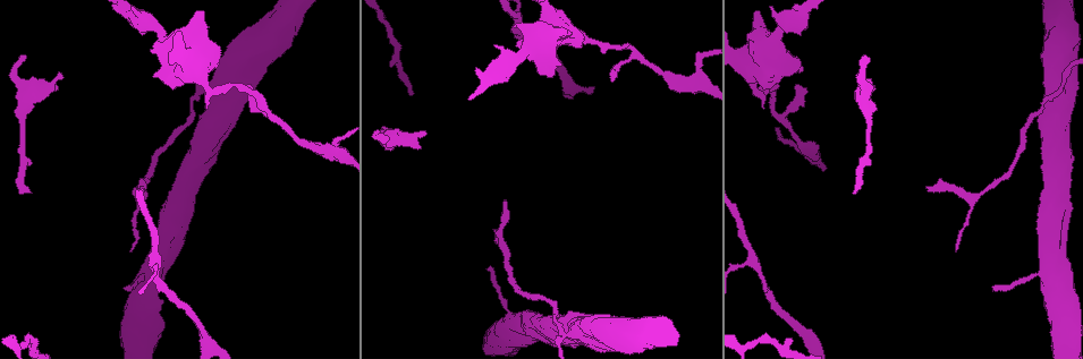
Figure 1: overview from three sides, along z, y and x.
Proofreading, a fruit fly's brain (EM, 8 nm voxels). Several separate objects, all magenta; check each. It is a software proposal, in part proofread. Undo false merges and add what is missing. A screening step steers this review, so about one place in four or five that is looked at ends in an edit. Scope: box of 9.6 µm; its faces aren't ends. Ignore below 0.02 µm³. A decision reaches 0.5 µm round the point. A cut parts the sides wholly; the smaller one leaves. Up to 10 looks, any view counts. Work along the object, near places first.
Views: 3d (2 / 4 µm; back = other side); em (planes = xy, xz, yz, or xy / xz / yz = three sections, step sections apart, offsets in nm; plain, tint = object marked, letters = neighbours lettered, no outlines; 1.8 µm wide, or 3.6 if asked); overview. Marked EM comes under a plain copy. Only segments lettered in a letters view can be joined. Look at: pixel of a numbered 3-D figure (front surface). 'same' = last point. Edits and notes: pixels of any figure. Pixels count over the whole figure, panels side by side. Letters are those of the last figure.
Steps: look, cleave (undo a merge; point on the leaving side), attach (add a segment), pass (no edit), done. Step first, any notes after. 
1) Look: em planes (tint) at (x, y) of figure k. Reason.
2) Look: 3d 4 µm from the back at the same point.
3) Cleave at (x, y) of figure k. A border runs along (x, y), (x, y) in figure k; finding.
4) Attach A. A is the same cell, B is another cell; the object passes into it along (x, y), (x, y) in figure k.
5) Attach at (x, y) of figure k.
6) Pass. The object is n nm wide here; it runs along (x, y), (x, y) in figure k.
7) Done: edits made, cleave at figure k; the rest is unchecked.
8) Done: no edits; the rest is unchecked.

Look: em xz step 8 (letters) at (611, 69) of figure 1. Free end.

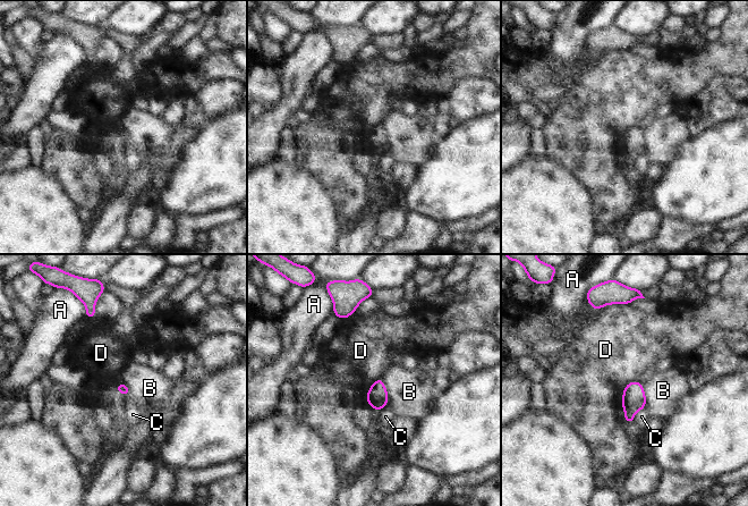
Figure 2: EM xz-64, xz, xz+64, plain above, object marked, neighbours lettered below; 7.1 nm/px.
Pass. A, B, C and D are other cells; no lettered segment goes on from it.

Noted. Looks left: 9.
Look: 3d 2 µm at (391, 128) of figure 1. Free end.

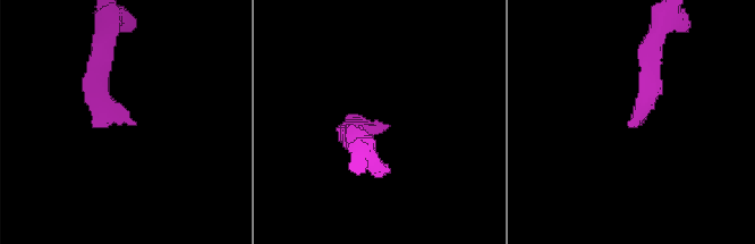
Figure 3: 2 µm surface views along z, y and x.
Look: em planes (letters) at (133, 121) of figure 3.

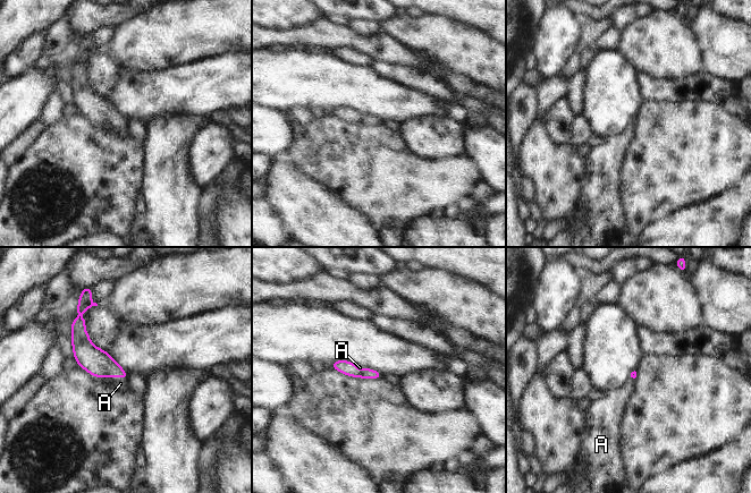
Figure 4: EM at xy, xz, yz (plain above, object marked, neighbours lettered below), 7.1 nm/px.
Attach A. A is the same cell; the object passes into it along (96, 362), (114, 376), (120, 383) in figure 4; the cell continues.

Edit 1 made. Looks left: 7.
Look: overview. See it whole again.

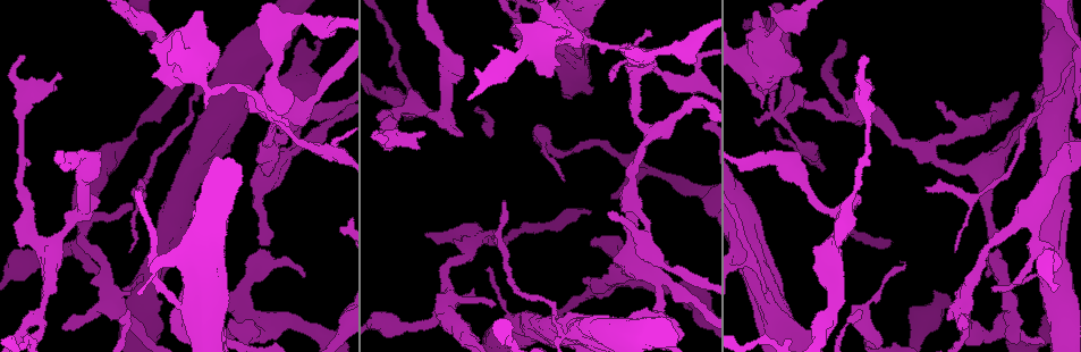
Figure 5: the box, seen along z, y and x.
Look: em planes (letters) at (21, 55) of figure 5. Free end.

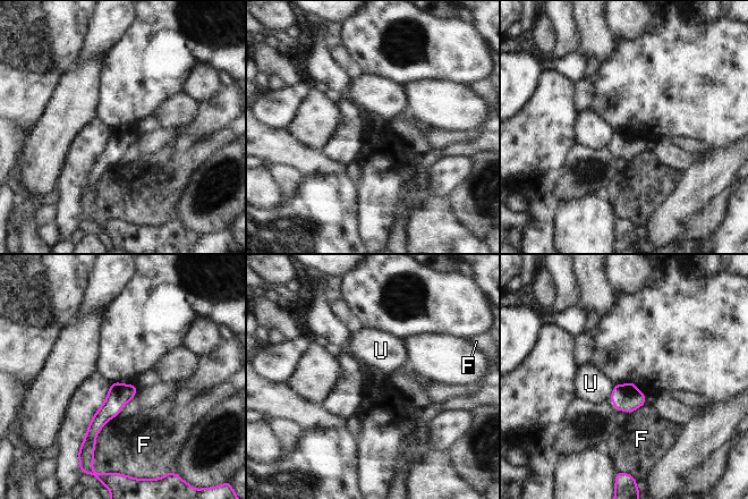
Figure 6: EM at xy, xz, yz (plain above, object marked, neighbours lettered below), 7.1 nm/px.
Pass. F and U are other cells; no lettered segment goes on from it.

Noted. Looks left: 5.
Look: 3d 4 µm at (825, 316) of figure 5. Narrows sharply.

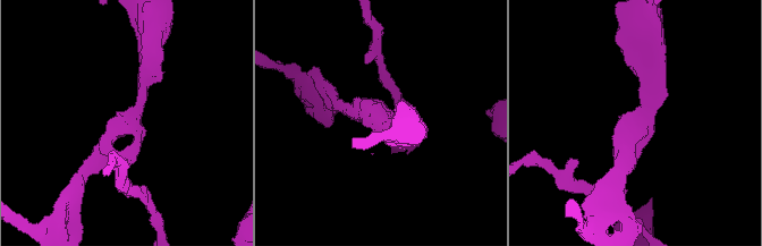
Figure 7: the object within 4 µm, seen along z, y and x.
Look: em planes (letters) at (382, 122) of figure 7.

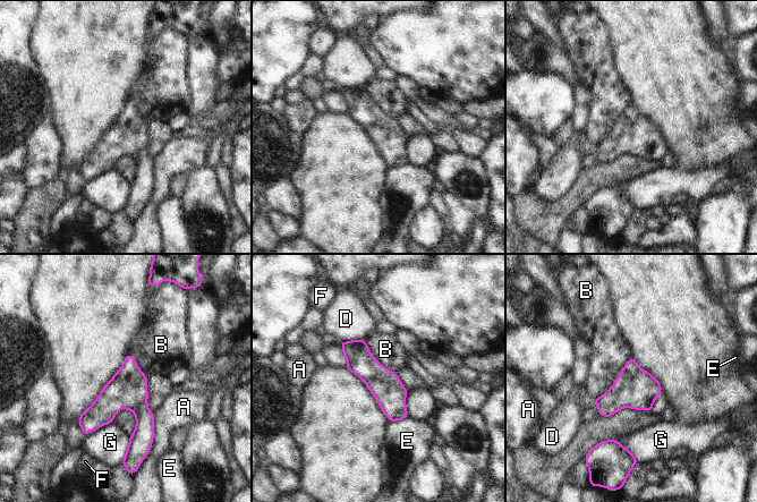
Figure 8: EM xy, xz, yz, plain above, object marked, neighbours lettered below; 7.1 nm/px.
Pass. A, B, D, E, F and G are other cells; a border runs along (630, 356), (613, 384), (592, 401) in figure 8; one cell here.

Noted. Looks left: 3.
Done: edits made, attach at figure 4; the rest is unchecked.

